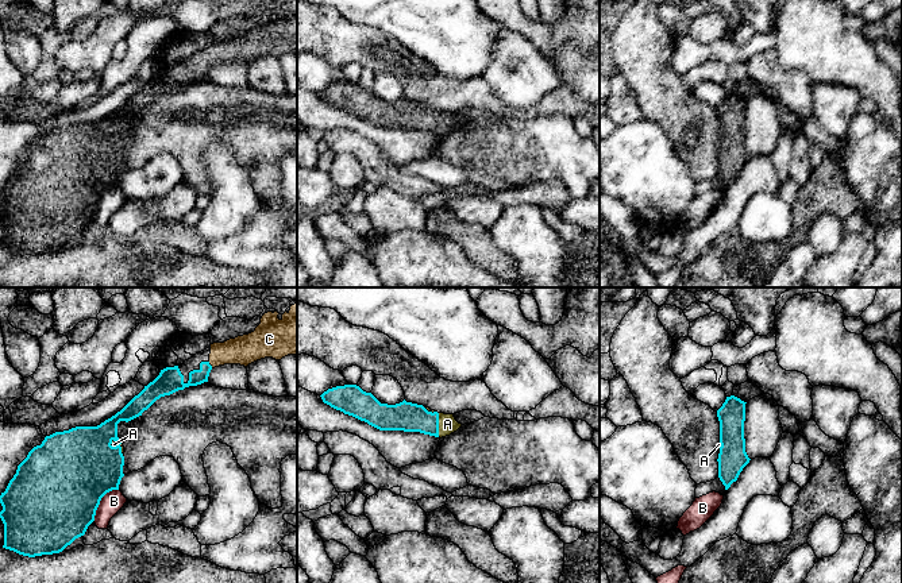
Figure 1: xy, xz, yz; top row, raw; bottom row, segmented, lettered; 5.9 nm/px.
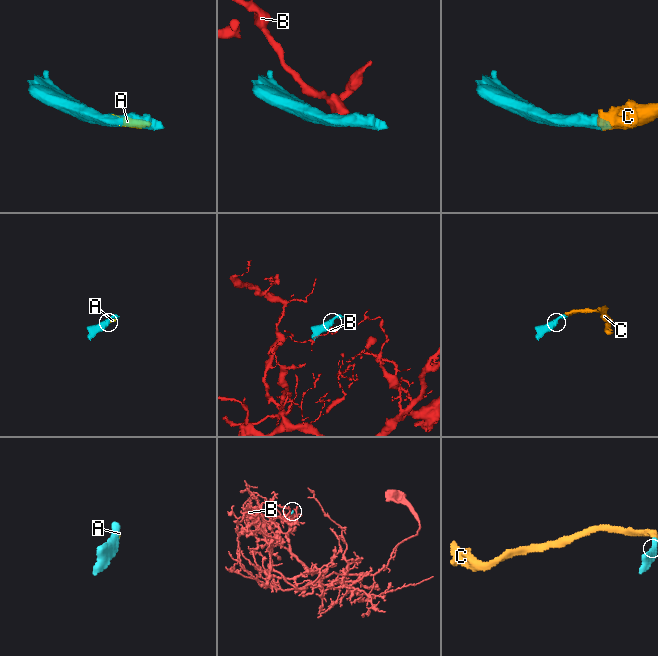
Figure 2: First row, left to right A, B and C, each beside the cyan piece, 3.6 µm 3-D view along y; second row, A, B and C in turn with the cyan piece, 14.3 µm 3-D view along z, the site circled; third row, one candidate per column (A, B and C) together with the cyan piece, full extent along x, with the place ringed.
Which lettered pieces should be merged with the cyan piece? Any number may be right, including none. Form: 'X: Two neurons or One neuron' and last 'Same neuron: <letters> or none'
A: One neuron
B: Two neurons
C: One neuron
Same neuron: A, C

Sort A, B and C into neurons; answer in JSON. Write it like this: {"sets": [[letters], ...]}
{"sets": [["A", "C"], ["B"]]}

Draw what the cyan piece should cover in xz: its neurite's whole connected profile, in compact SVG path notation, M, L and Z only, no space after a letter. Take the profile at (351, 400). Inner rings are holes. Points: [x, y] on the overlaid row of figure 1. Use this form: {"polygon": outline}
{"polygon": "M356 385L336 386L320 397L331 408L379 431L420 432L442 439L462 426L454 414L437 413L405 399L396 405L381 404L371 393L363 391Z"}

